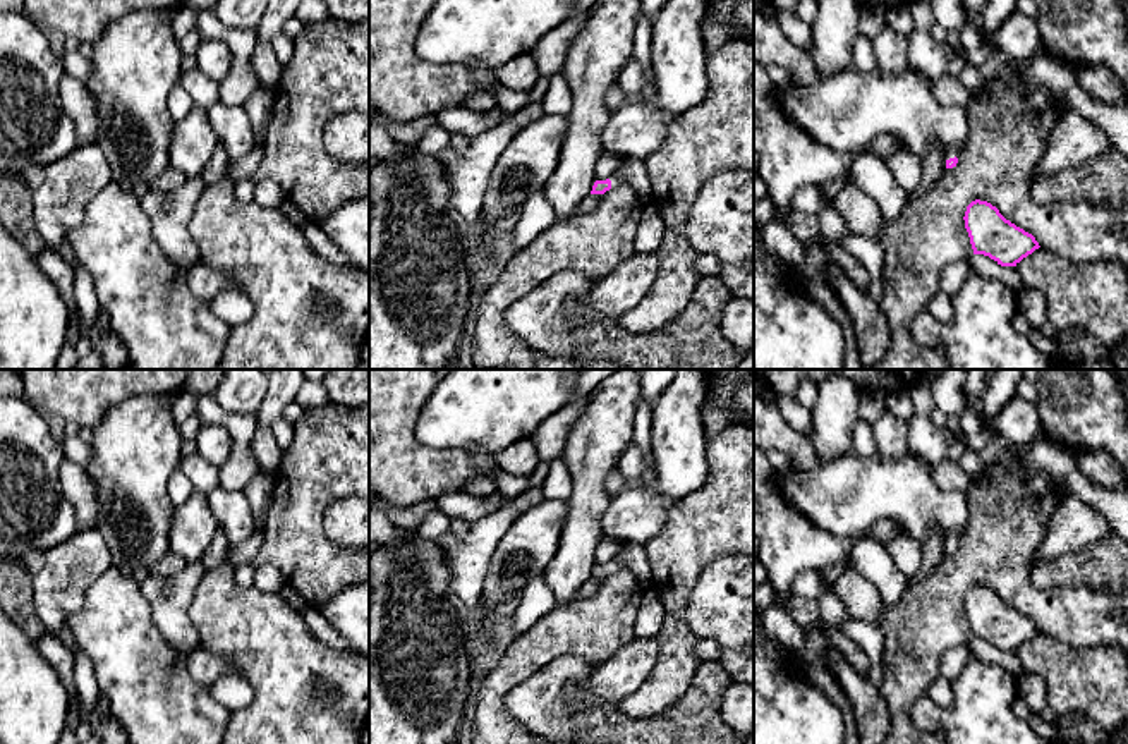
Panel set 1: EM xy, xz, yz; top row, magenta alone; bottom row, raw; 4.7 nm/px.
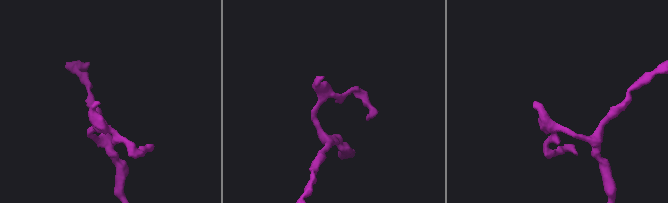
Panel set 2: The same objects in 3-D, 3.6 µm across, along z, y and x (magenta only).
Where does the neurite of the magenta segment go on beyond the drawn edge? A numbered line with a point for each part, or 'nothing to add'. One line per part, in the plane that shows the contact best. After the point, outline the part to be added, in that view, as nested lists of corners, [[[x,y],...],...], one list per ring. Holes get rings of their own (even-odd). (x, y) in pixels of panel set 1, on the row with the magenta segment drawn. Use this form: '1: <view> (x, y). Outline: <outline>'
1: yz (847, 110). Outline: [[[852,65],[819,84],[774,86],[776,103],[791,124],[804,129],[819,144],[841,153],[862,153],[876,137],[889,134],[919,156],[944,149],[946,160],[958,156],[953,149],[967,141],[970,132],[968,110],[941,105],[931,81],[908,67],[905,72],[888,72],[881,67],[864,72]]]

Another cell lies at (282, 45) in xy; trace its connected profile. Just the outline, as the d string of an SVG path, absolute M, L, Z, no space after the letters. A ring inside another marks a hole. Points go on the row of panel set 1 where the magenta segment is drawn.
M280 33L275 36L271 48L282 67L285 67L290 62L294 46L294 40L288 34Z

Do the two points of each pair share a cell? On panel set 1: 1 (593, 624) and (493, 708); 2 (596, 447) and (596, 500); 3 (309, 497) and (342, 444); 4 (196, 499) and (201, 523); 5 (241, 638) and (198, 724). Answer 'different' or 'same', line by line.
1: same
2: same
3: same
4: same
5: different

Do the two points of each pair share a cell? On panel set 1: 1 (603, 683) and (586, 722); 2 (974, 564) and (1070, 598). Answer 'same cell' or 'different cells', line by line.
1: different cells
2: same cell

